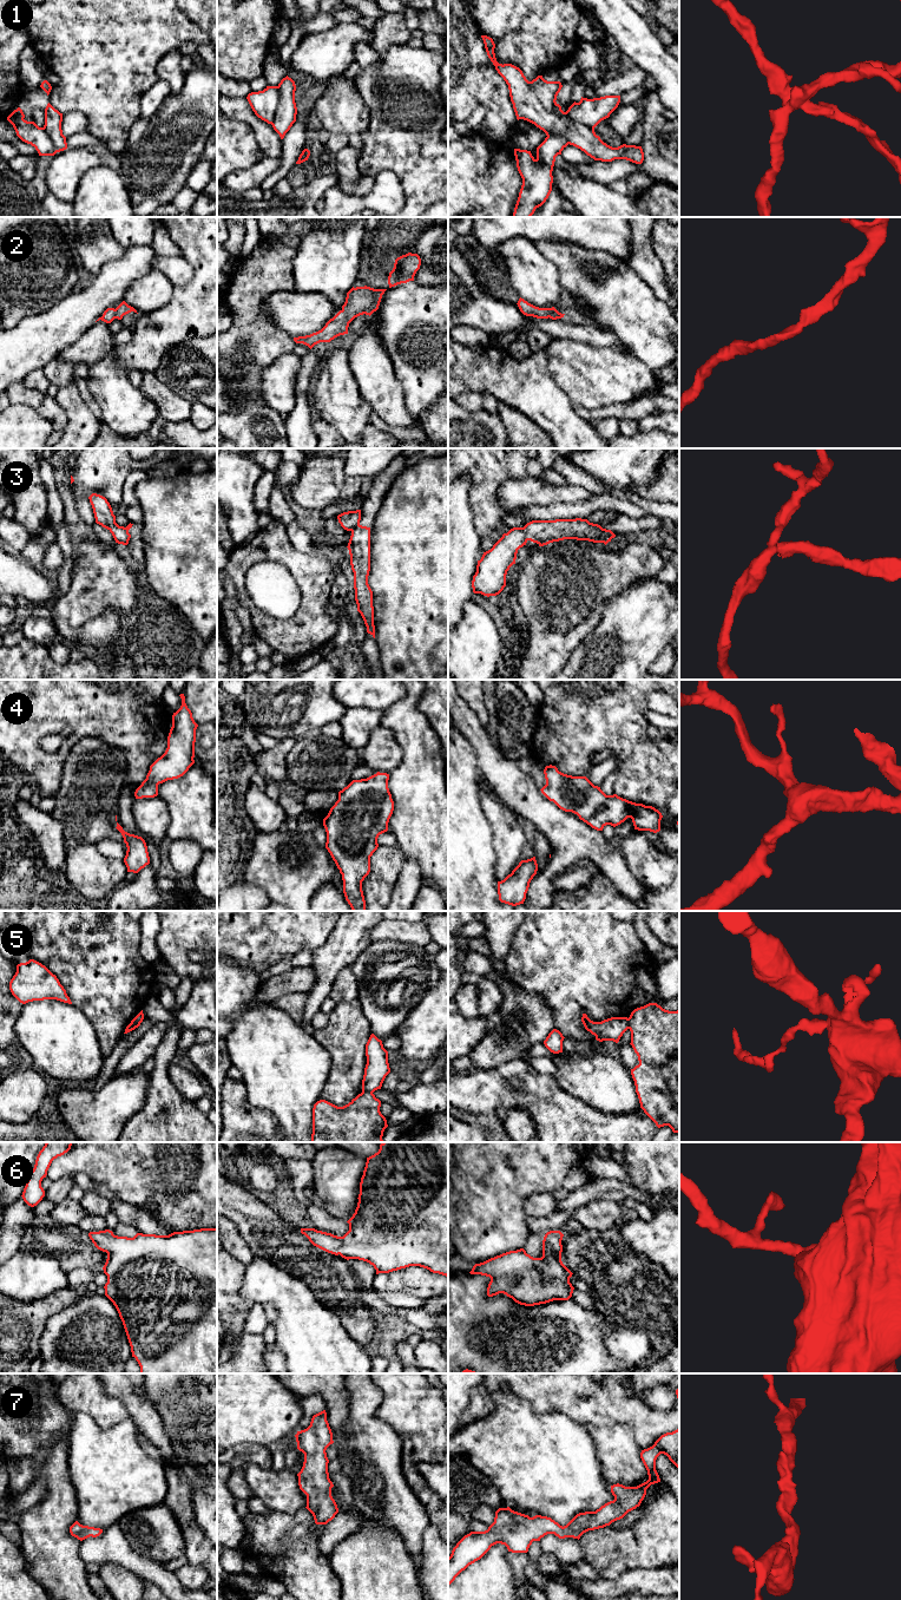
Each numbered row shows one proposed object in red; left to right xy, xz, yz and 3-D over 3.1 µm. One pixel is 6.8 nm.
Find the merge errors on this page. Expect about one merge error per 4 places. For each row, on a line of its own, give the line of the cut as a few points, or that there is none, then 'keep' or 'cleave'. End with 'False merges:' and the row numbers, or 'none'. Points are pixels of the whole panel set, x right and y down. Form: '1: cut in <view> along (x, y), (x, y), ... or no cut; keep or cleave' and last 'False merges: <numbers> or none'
1: cut in xz along (278, 86), (278, 104), (271, 124); cleave
2: no cut; keep
3: no cut; keep
4: no cut; keep
5: cut in xz along (362, 1090), (372, 1093); cleave
6: no cut; keep
7: no cut; keep
False merges: 1, 5

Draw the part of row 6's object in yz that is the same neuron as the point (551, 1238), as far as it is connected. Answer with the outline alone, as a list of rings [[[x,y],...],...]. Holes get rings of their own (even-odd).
[[[560,1231],[547,1232],[542,1240],[541,1258],[533,1258],[524,1248],[520,1248],[475,1264],[469,1273],[491,1278],[487,1287],[488,1297],[504,1293],[525,1306],[546,1304],[553,1300],[568,1300],[574,1290],[570,1283],[573,1273],[561,1261],[563,1237],[564,1234]]]

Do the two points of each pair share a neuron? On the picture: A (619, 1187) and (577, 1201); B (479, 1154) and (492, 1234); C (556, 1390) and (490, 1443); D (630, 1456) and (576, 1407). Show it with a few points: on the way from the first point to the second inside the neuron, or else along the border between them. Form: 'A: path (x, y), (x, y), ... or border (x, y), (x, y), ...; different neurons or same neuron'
A: path (609, 1189), (592, 1189), (587, 1193); same neuron
B: path (488, 1174), (488, 1214); same neuron
C: border (508, 1392), (525, 1398), (537, 1412), (559, 1414); different neurons
D: border (624, 1423), (615, 1425), (585, 1425); different neurons

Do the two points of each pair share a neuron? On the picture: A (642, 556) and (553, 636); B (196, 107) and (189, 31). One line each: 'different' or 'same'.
A: same
B: different

